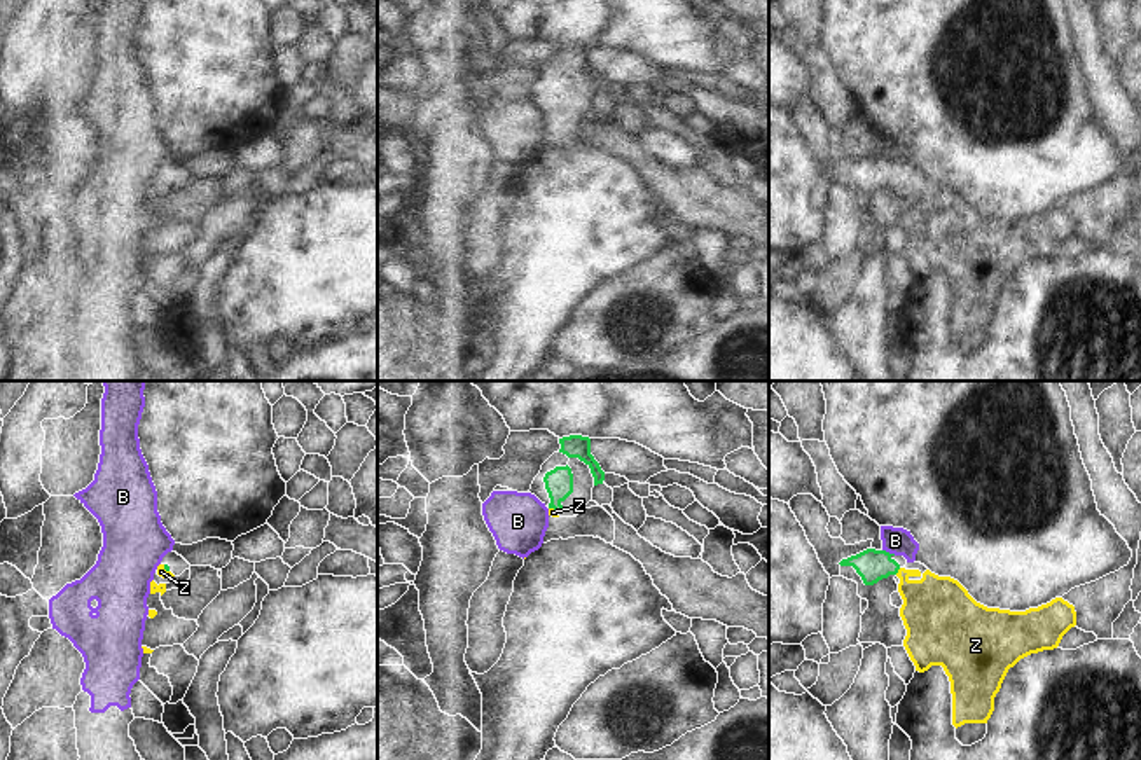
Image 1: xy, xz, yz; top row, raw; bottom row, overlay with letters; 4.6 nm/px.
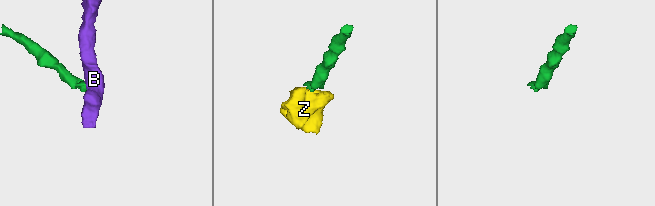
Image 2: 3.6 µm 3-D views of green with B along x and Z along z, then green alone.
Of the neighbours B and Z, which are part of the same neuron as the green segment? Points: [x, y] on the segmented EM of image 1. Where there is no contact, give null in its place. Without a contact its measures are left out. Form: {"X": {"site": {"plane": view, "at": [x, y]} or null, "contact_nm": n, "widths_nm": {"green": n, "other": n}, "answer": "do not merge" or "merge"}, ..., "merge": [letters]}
{"B": {"site": {"plane": "yz", "at": [888, 552]}, "contact_nm": 70, "widths_nm": {"green": 150, "other": 130}, "answer": "do not merge"}, "Z": {"site": {"plane": "yz", "at": [897, 572]}, "contact_nm": 40, "widths_nm": {"green": 150, "other": 320}, "answer": "merge"}, "merge": ["Z"]}

